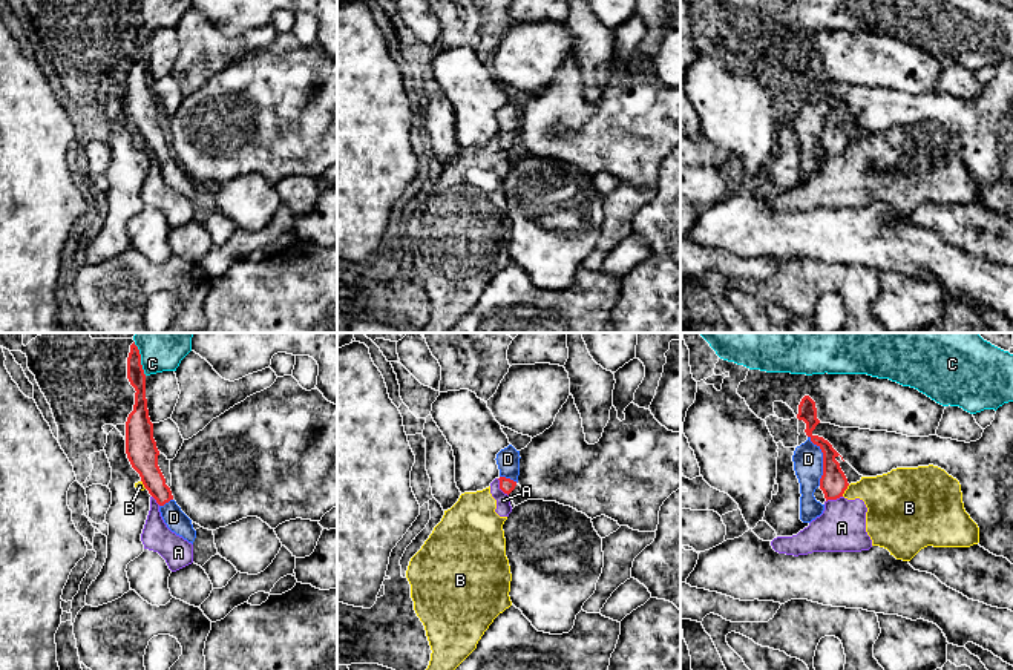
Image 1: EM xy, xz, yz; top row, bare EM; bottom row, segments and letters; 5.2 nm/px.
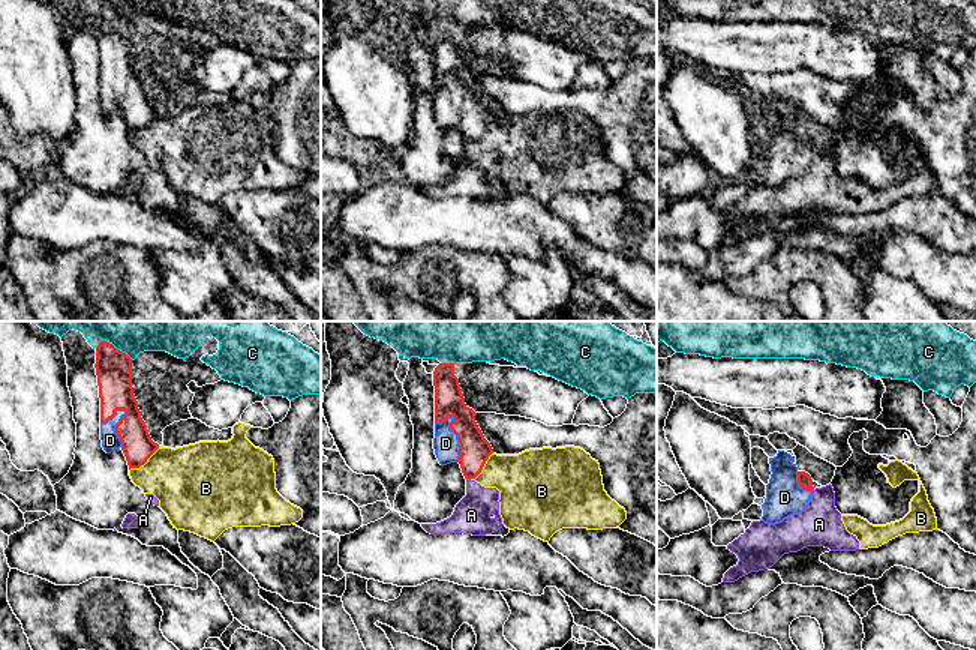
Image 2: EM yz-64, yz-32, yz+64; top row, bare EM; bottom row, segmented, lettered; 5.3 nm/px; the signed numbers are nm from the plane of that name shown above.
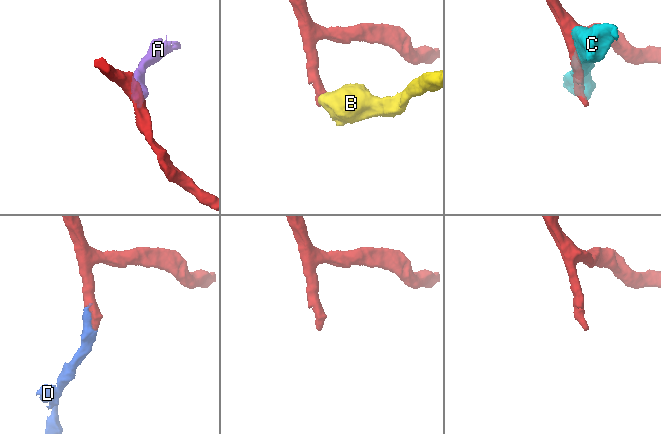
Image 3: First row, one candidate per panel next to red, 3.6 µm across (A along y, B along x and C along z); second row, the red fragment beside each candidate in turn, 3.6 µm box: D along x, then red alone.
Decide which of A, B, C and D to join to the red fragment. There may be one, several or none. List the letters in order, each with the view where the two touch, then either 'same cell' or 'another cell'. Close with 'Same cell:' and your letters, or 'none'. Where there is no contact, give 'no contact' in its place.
A: meets red in xz; another cell
B: meets red in yz; another cell
C: meets red in xy; another cell
D: meets red in yz; same cell
Same cell: D

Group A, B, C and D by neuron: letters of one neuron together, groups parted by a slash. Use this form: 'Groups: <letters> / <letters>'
Groups: A B / C / D

